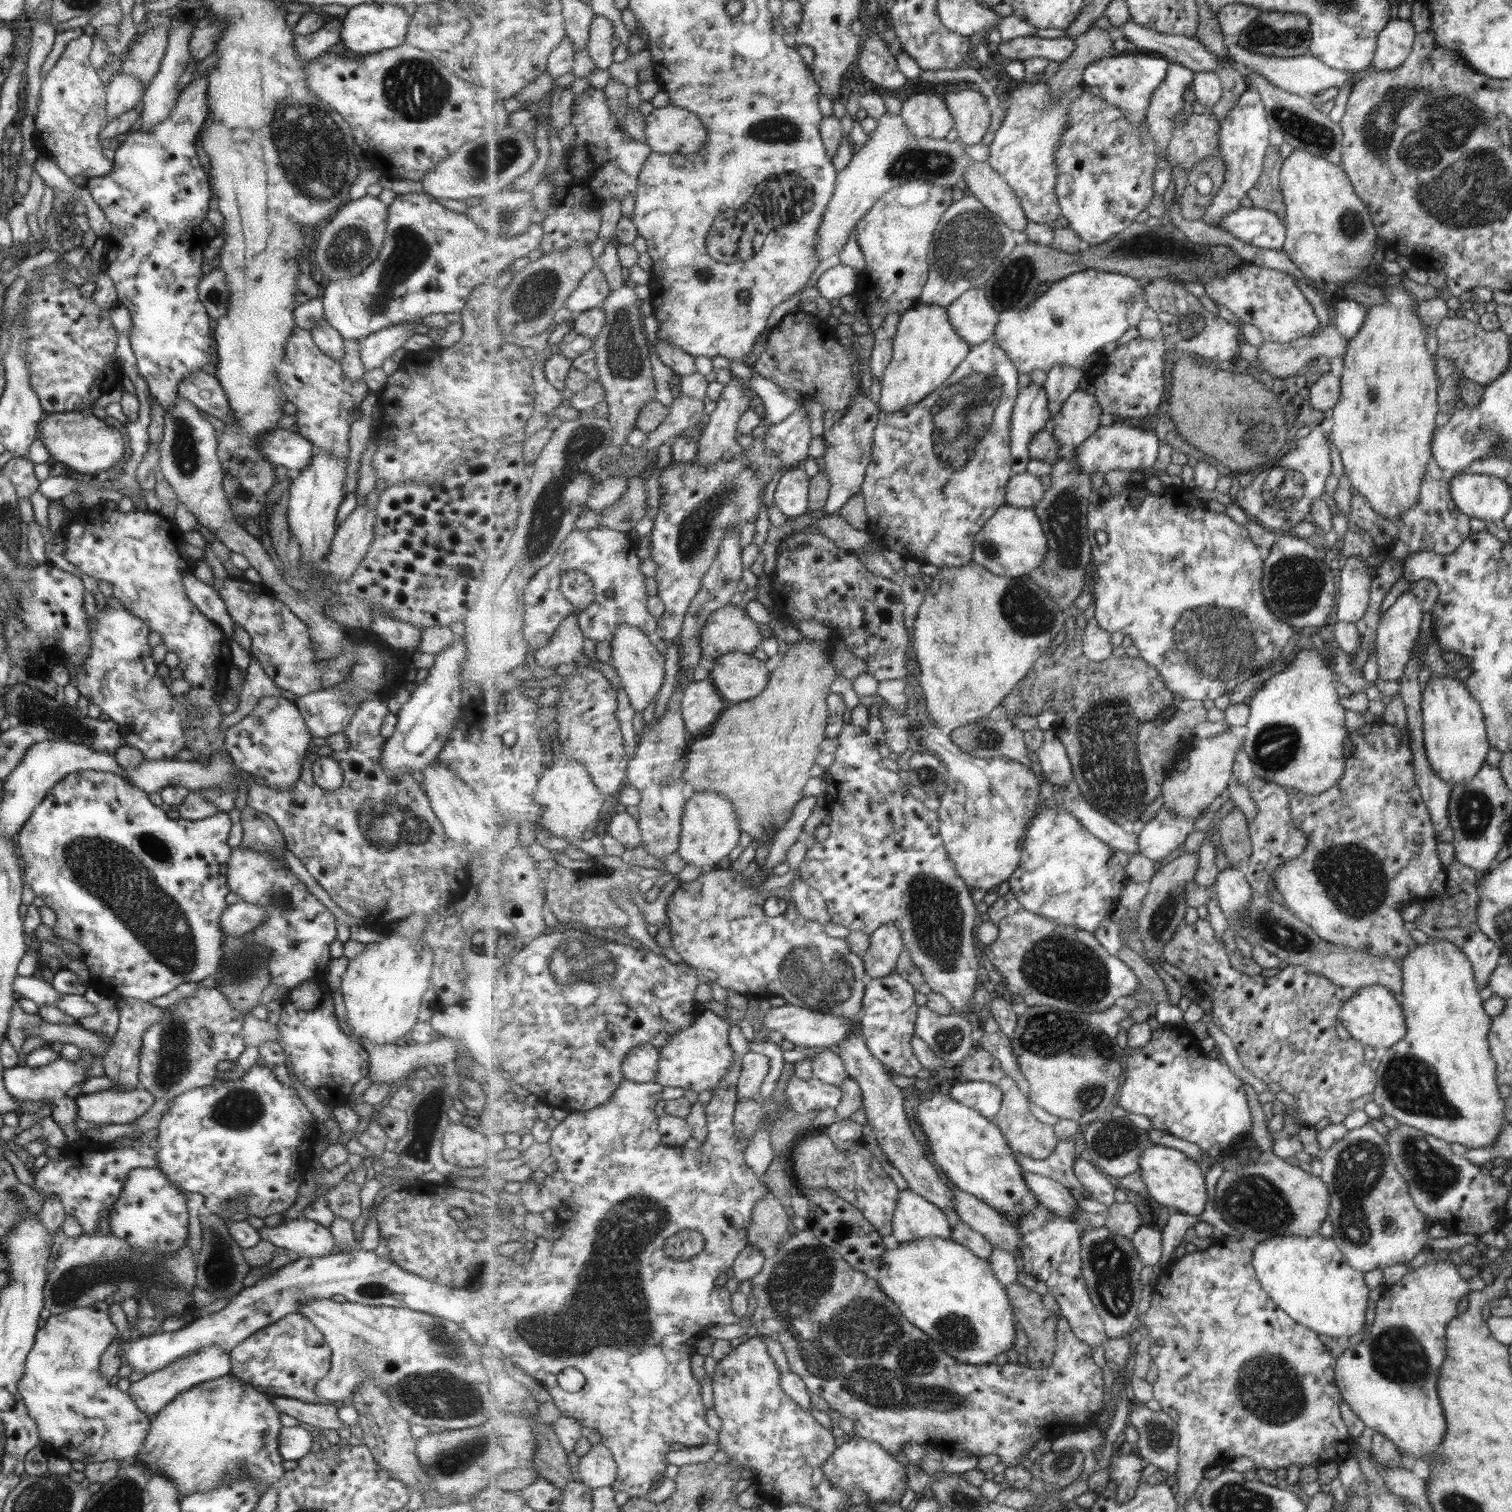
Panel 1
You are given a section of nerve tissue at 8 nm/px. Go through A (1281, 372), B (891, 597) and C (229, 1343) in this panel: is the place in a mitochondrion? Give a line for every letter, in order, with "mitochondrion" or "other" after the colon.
A: other
B: other
C: other

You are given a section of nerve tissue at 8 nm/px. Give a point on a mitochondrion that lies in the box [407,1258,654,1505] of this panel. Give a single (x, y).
(451, 1462)

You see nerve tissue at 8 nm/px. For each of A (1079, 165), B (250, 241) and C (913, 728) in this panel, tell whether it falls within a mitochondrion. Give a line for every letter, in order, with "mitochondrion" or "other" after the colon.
A: other
B: other
C: other

